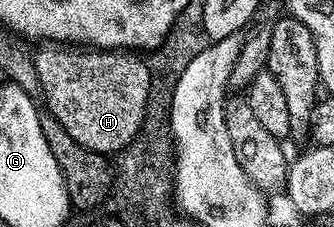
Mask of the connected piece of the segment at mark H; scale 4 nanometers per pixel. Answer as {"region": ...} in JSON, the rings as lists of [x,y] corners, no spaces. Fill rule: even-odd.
{"region":[[[43,44],[40,47],[33,55],[43,89],[43,101],[49,112],[61,122],[77,144],[95,153],[111,156],[126,150],[127,145],[139,135],[146,115],[146,102],[150,94],[148,63],[139,59],[142,57],[138,53],[126,49],[72,48],[67,44]]]}

